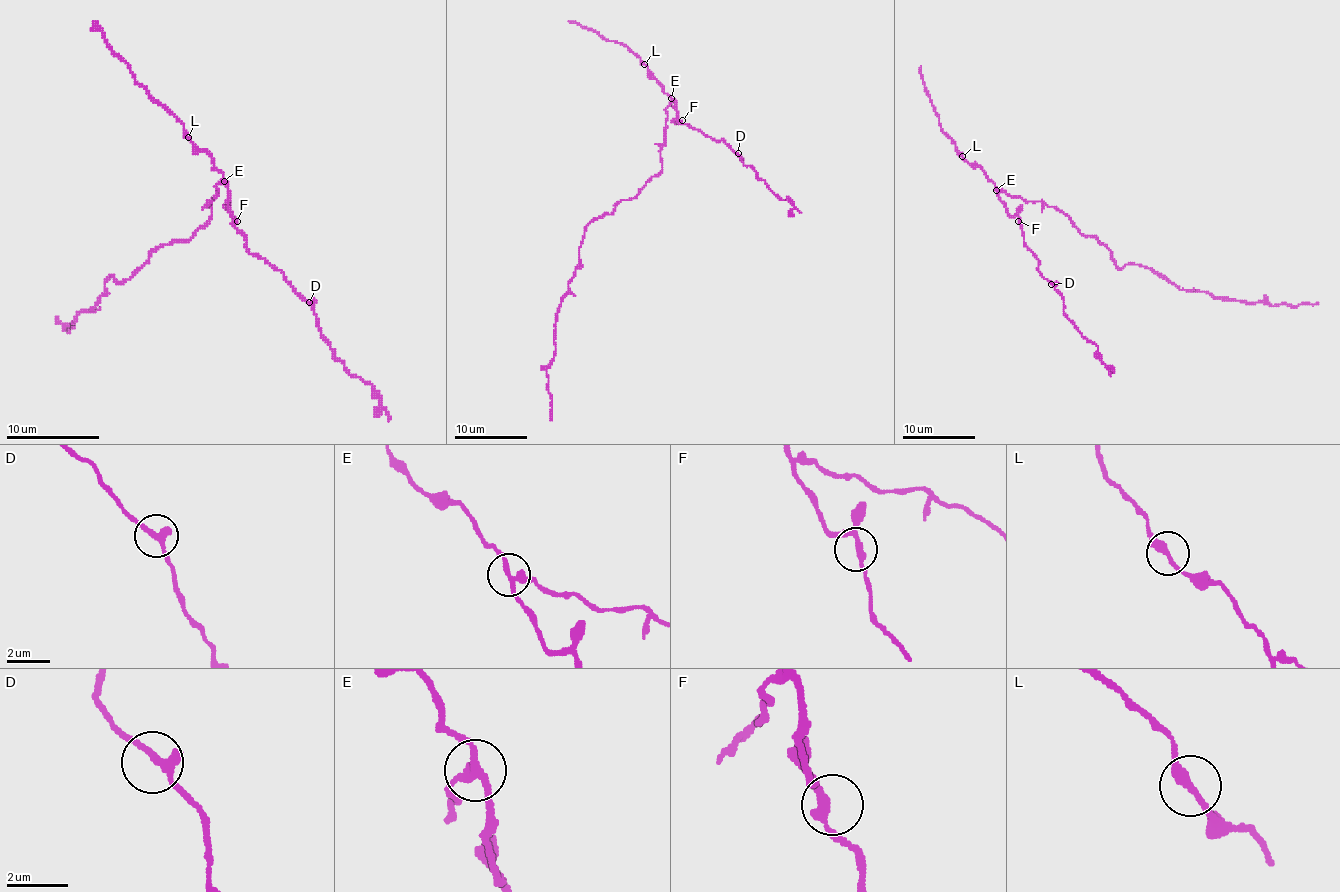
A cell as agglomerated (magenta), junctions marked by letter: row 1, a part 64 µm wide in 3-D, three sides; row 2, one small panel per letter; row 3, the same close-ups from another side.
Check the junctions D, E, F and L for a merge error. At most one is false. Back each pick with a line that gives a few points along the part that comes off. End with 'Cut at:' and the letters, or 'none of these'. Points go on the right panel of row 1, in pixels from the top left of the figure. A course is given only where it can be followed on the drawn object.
E: Course of the part to remove: (997, 190), (1056, 207), (1081, 234), (1096, 237), (1119, 268), (1152, 268), (1181, 290), (1267, 304), (1318, 302)
Cut at: E

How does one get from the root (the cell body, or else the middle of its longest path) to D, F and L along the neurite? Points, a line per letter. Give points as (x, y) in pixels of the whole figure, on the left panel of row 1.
D: (211, 209), (216, 186), (223, 184), (232, 223), (246, 249), (274, 265), (309, 302)
F: (211, 209), (209, 202), (216, 196), (216, 186), (223, 184), (228, 189), (228, 209), (237, 221)
L: (211, 209), (209, 202), (216, 196), (216, 186), (223, 175), (214, 168), (214, 161), (188, 137)

